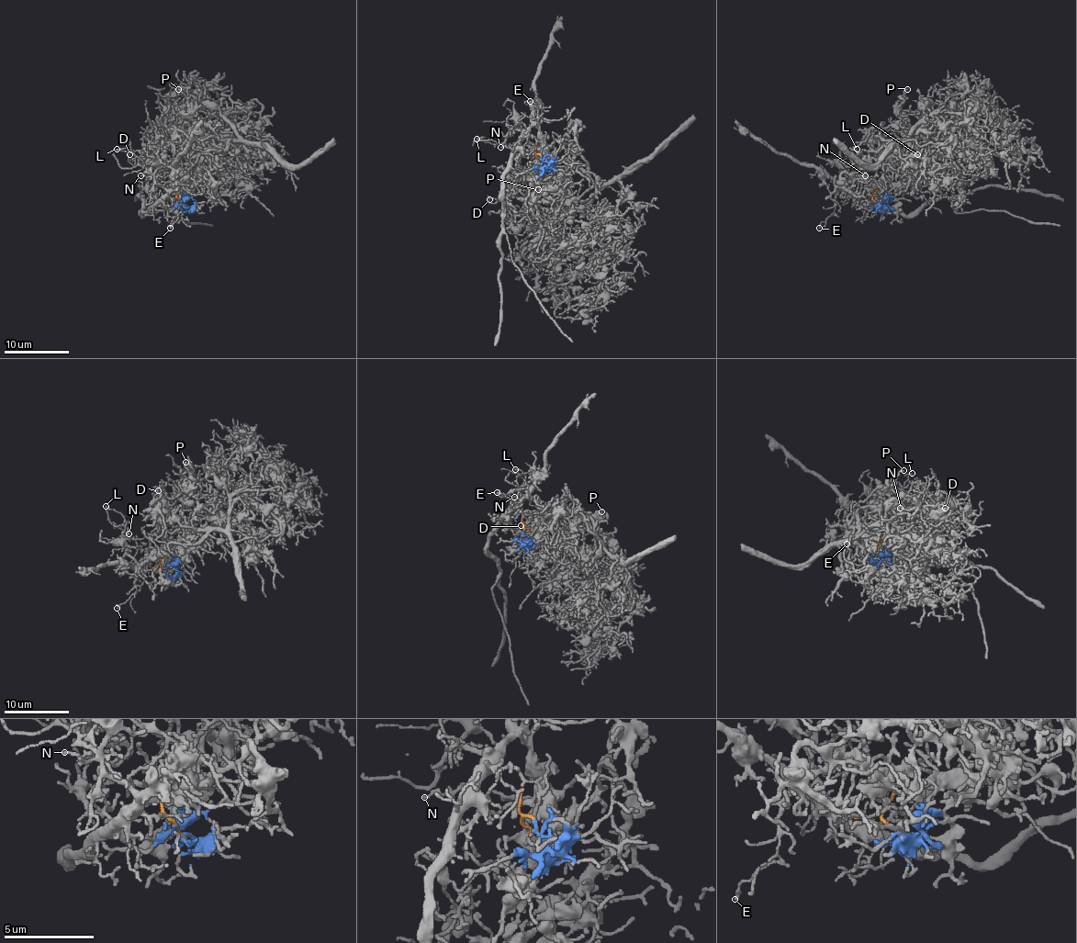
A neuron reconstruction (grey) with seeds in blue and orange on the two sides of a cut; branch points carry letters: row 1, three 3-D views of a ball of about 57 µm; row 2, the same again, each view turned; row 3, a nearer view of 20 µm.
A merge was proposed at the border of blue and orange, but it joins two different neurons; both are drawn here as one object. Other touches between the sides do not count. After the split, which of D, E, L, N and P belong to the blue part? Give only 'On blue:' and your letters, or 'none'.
On blue: D, P

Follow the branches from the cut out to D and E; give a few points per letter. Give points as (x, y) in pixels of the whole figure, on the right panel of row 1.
D: (877, 204), (880, 206), (883, 202), (890, 183), (890, 151), (902, 147), (910, 158), (919, 162), (917, 153)
E: (877, 204), (870, 197), (858, 197), (839, 191), (835, 199), (835, 210), (818, 229)

